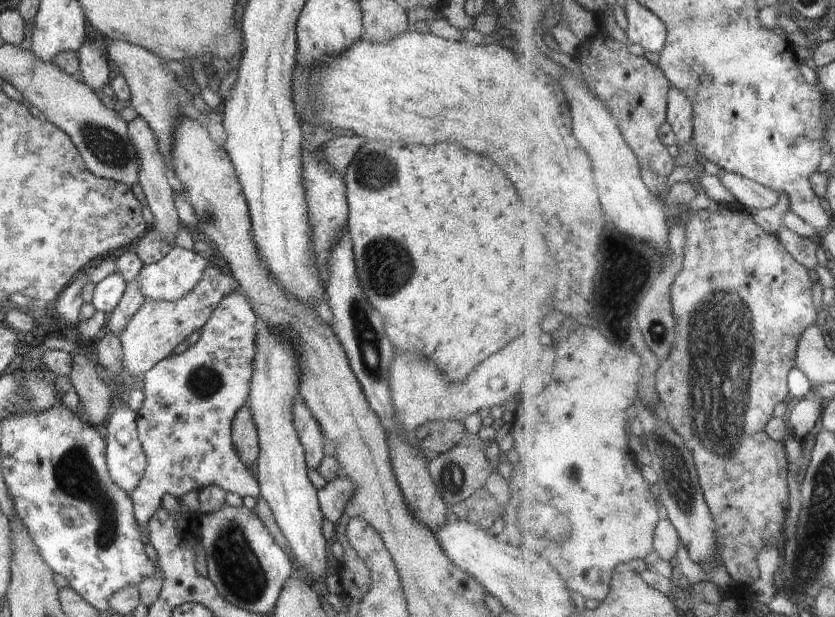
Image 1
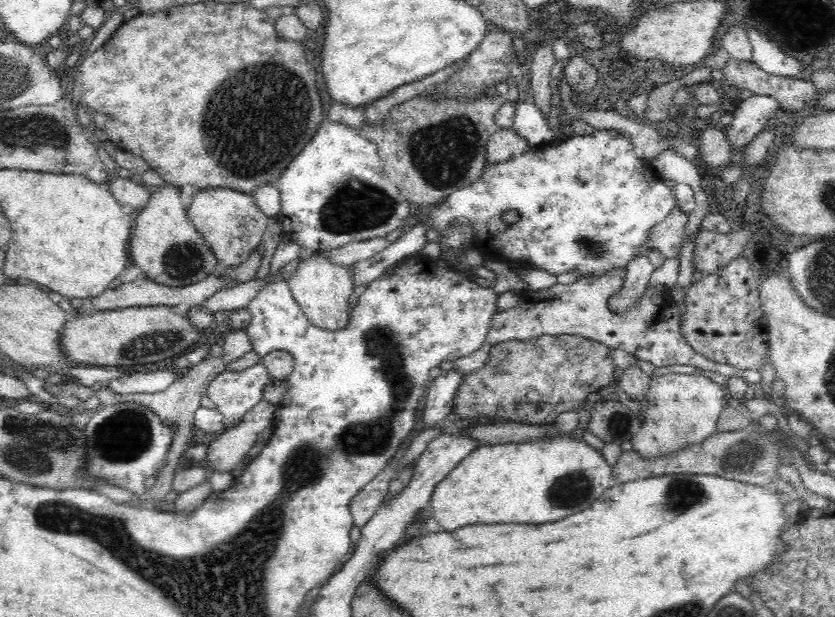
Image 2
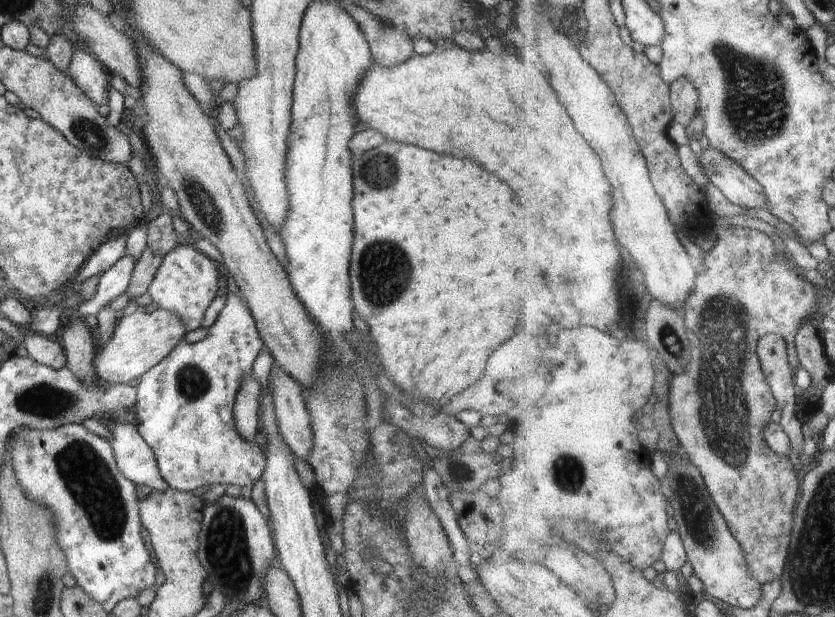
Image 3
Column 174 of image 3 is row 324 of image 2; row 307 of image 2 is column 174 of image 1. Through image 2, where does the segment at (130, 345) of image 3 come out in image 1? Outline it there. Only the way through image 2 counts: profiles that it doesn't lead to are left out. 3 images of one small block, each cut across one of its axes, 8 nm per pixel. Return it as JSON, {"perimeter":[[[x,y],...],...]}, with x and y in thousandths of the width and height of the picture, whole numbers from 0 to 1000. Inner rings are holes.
{"perimeter":[[[250,423],[235,467],[216,486],[182,488],[174,485],[172,493],[151,522],[144,558],[146,559],[146,606],[152,619],[162,609],[180,600],[192,583],[206,575],[208,564],[220,554],[235,535],[243,532],[259,504],[260,496],[273,476],[289,473],[287,462],[268,444]]]}

